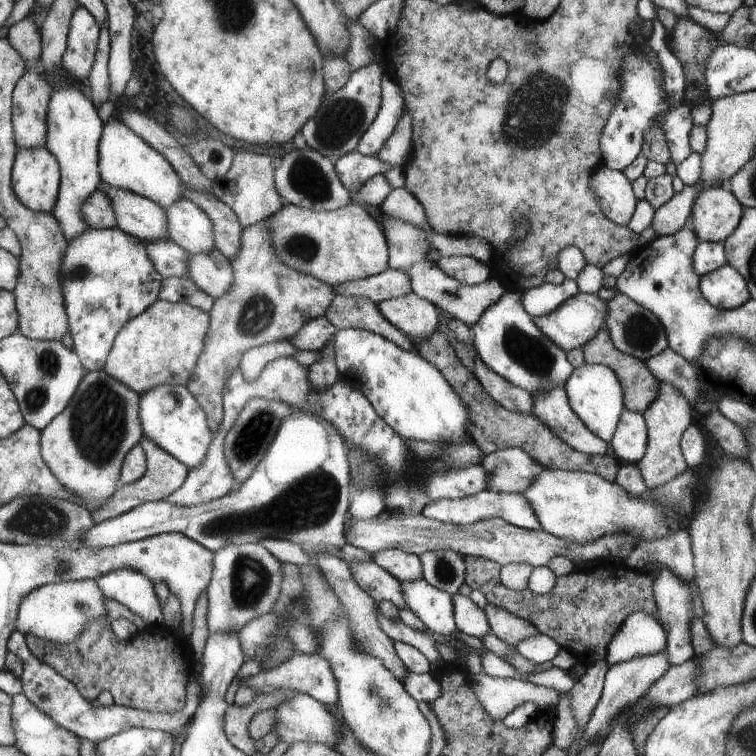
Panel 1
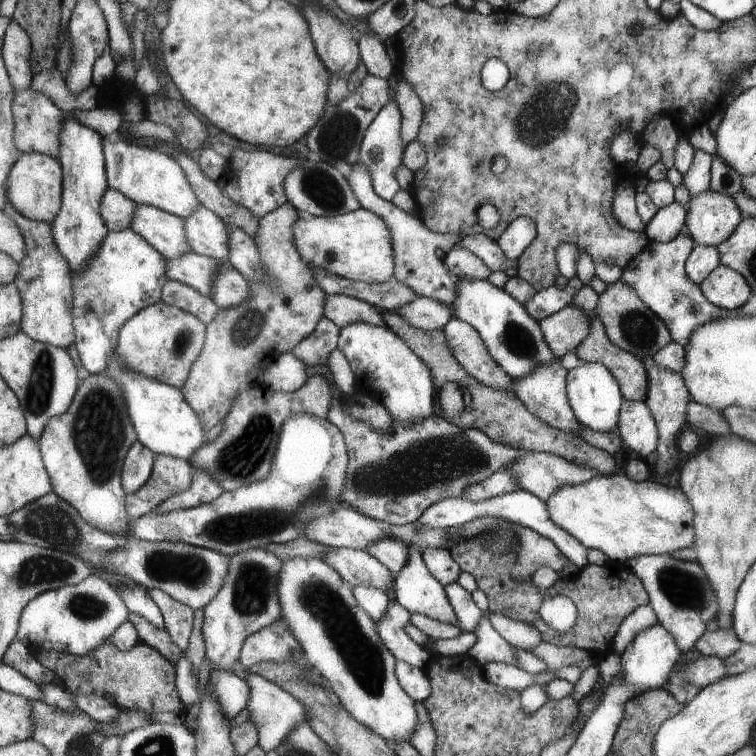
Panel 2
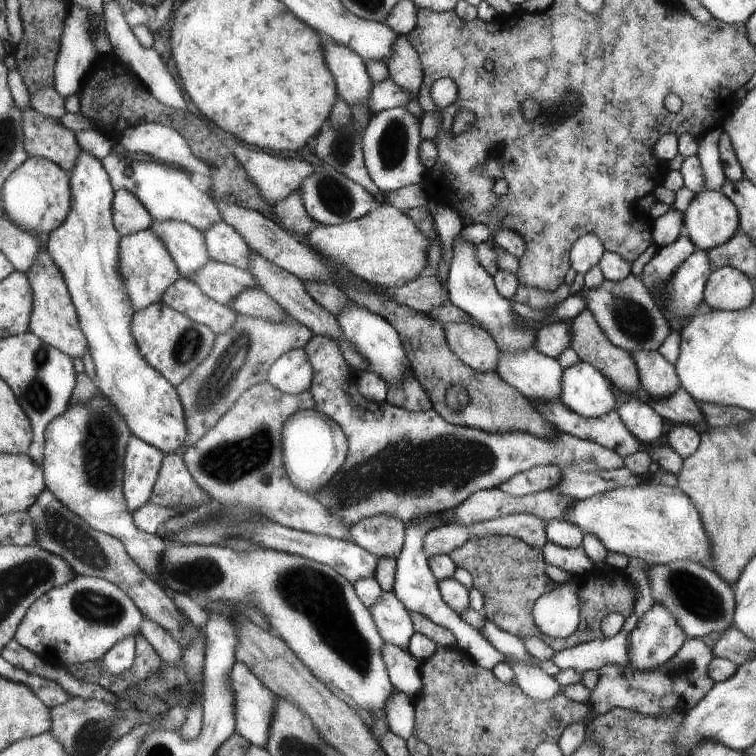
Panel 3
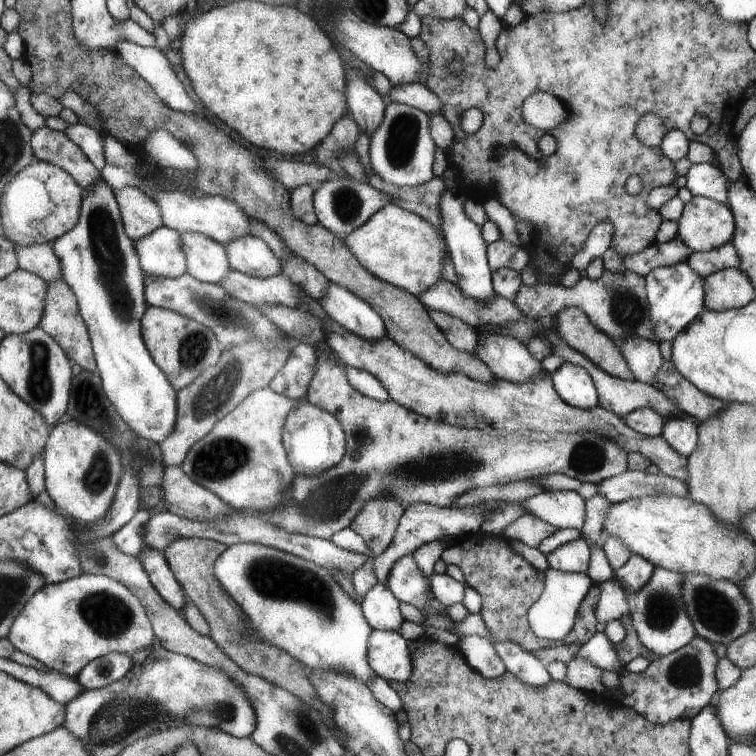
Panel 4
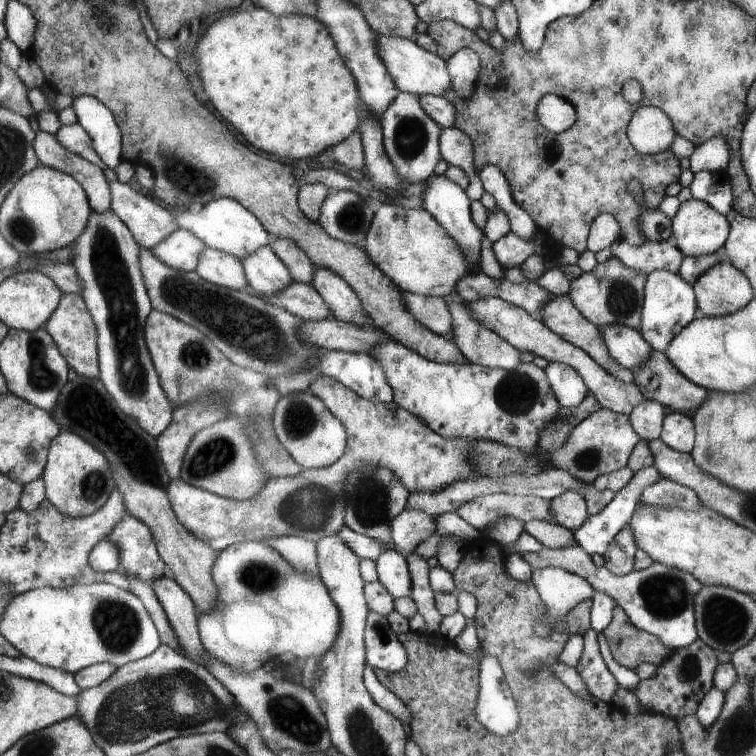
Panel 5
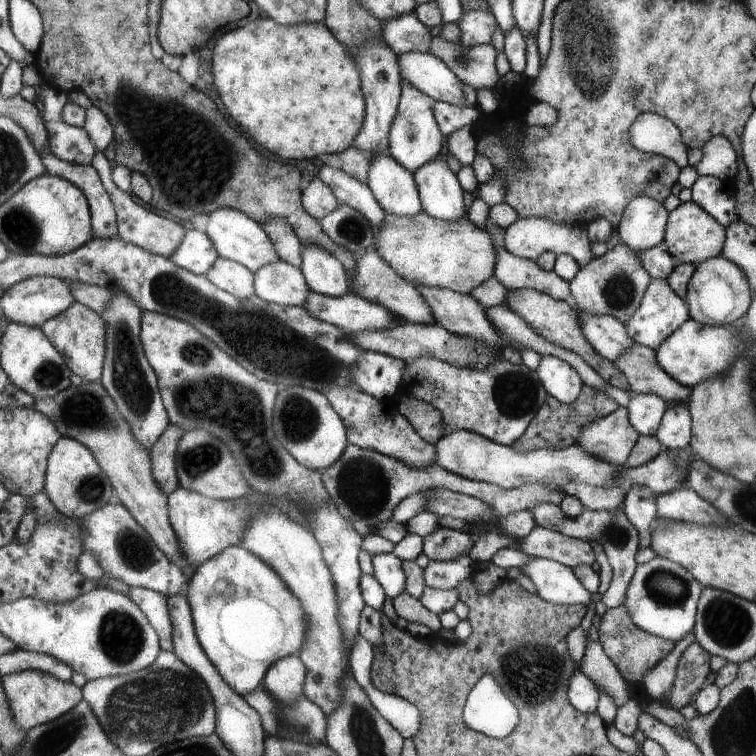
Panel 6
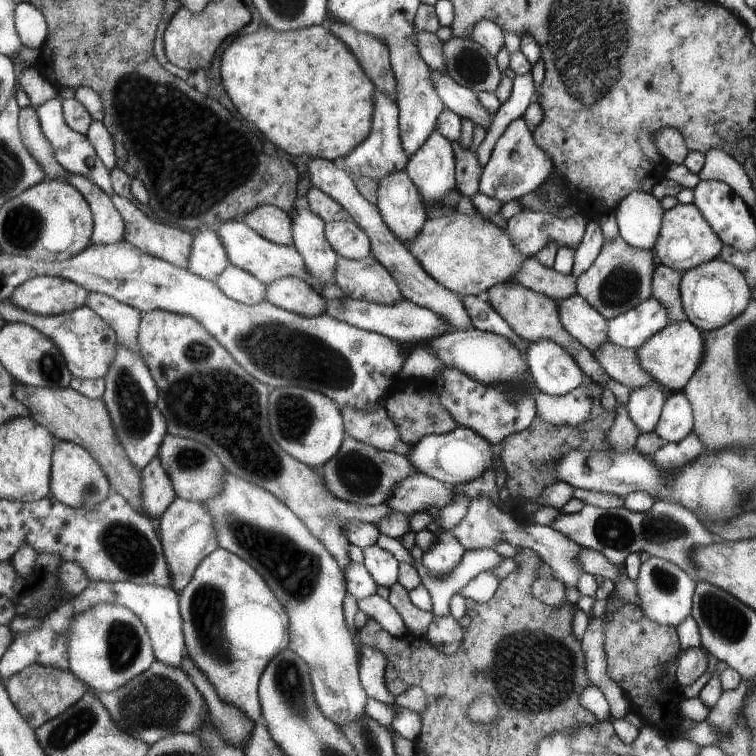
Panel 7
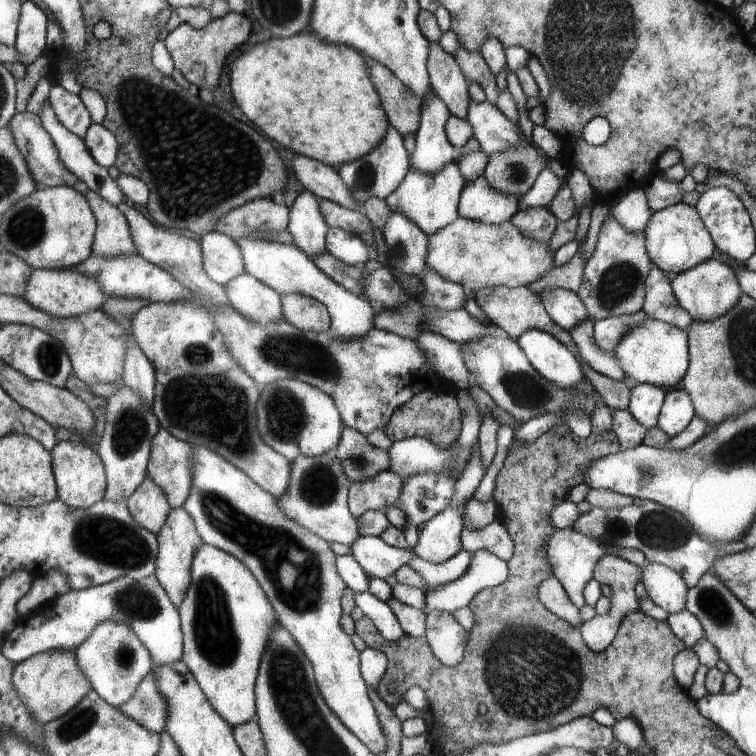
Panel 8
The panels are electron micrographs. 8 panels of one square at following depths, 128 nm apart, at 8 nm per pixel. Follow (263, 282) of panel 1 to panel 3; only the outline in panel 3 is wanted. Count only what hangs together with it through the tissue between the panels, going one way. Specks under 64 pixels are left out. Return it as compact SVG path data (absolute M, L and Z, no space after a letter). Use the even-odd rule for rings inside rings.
M291 192L289 196L279 200L272 208L273 218L283 232L294 236L296 241L305 242L305 234L315 226L308 212L305 212L304 204L301 202L301 192ZM285 311L281 322L238 315L225 332L214 335L209 355L205 356L200 365L176 387L184 408L185 426L188 429L182 449L191 446L211 431L217 420L232 408L247 388L266 381L269 368L275 361L289 350L305 347L312 333Z

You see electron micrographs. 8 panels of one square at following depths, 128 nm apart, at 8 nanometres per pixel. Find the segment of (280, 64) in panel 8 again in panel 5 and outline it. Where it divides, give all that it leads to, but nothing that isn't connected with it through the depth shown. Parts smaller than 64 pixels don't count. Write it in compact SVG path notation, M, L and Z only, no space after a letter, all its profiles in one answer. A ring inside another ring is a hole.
M257 5L251 10L219 18L207 28L193 51L209 102L251 146L281 158L309 158L341 143L357 128L357 96L360 94L355 88L355 77L329 33L314 17L273 16Z

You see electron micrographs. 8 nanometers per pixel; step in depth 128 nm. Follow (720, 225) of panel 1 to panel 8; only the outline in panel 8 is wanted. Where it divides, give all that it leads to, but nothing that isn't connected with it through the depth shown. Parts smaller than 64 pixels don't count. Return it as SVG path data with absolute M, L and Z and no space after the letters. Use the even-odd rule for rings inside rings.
M683 201L652 212L644 228L644 245L652 266L661 269L671 277L687 271L688 268L704 260L713 258L716 248L697 209Z

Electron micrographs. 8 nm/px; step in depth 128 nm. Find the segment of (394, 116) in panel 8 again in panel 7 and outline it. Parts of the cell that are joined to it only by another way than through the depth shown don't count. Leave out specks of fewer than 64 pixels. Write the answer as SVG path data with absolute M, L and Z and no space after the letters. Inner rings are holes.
M330 17L325 21L325 26L348 45L376 90L380 90L396 102L396 79L386 44Z

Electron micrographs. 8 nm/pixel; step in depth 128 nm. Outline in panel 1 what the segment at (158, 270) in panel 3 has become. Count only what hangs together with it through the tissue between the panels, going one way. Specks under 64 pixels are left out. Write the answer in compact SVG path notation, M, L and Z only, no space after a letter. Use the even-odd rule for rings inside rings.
M90 228L84 235L69 241L69 244L68 254L65 255L62 265L62 287L68 308L74 350L89 371L103 371L120 328L156 302L163 277L156 271L142 241L117 228Z

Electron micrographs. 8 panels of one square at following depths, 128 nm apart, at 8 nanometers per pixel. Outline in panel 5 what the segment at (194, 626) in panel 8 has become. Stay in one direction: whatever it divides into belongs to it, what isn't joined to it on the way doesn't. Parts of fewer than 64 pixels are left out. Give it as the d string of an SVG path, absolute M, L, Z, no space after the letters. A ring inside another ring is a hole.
M245 541L218 551L211 575L218 590L216 605L209 612L196 615L197 632L204 650L229 668L248 673L257 670L261 661L265 664L265 660L274 657L302 663L306 656L323 656L332 647L337 631L340 631L340 612L319 574L309 576L308 573L297 572L261 541Z

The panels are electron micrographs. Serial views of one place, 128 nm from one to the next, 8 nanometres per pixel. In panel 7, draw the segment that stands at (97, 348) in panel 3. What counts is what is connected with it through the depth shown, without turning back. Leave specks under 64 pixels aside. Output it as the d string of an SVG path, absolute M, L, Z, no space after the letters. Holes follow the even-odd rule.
M120 342L116 360L104 380L105 391L102 398L111 413L117 440L127 460L140 471L156 456L157 449L167 434L167 421L156 407L159 394L156 383L141 356L124 349Z

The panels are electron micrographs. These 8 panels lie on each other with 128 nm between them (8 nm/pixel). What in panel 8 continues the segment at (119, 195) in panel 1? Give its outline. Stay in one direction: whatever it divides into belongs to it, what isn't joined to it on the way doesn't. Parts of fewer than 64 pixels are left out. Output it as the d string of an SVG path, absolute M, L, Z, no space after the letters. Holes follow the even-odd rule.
M248 273L241 274L223 286L229 304L246 319L257 325L282 320L281 294L256 277Z

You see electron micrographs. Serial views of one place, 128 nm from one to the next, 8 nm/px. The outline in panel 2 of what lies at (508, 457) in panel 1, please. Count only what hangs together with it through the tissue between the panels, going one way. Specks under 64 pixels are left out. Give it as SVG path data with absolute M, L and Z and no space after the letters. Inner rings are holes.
M542 451L526 452L524 456L510 463L505 471L514 476L522 486L521 490L533 494L541 501L547 501L552 493L562 487L579 485L601 476L591 468L572 464Z

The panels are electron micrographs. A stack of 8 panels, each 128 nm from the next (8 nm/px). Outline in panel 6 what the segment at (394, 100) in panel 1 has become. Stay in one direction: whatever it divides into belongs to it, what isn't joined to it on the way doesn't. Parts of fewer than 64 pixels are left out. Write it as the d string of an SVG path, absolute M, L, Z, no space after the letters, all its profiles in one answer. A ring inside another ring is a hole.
M401 80L400 100L388 136L388 149L391 158L410 173L437 155L445 141L434 116L434 102L433 98L422 93L415 85Z

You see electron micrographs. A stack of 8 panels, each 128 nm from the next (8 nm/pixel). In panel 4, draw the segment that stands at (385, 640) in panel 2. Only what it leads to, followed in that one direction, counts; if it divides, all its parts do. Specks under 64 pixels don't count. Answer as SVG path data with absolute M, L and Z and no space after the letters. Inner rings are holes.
M383 583L369 588L359 605L373 629L397 631L404 620L399 612L400 602Z

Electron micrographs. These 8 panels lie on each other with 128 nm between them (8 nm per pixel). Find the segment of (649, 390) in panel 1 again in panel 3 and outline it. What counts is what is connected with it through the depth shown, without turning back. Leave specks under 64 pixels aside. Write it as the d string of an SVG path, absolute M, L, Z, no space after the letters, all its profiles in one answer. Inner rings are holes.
M581 310L571 321L571 329L573 332L572 343L569 348L577 354L578 361L586 364L593 364L593 368L601 370L601 373L615 386L616 390L625 397L635 397L640 389L640 373L637 372L636 362L633 361L631 353L624 349L617 348L604 336L603 330L597 325L593 312L589 310Z

